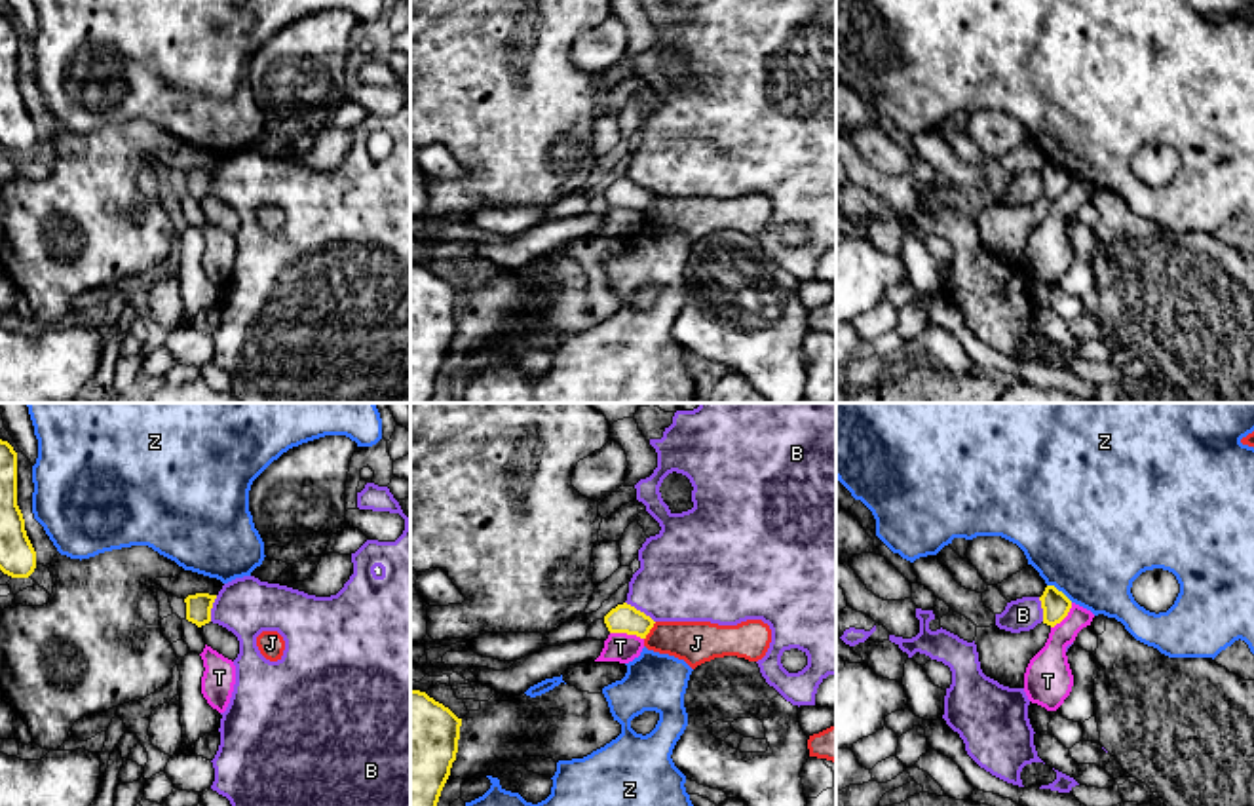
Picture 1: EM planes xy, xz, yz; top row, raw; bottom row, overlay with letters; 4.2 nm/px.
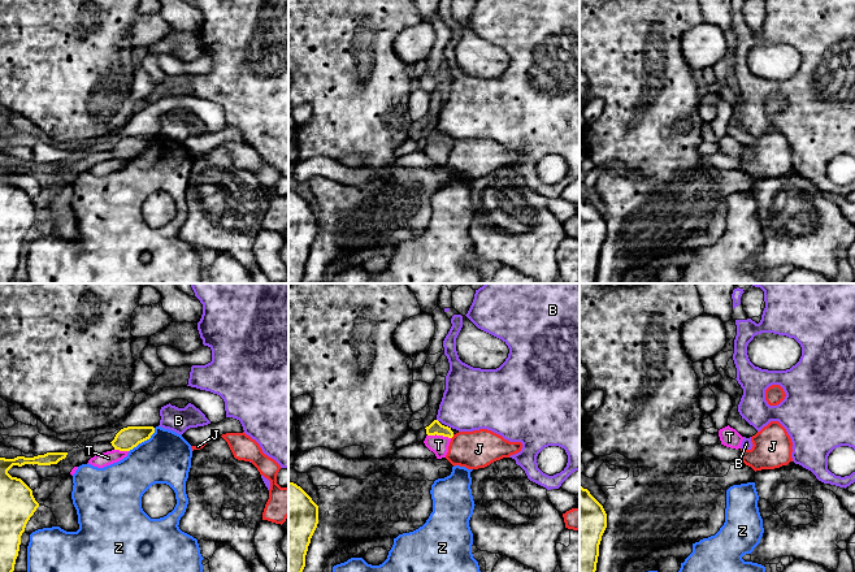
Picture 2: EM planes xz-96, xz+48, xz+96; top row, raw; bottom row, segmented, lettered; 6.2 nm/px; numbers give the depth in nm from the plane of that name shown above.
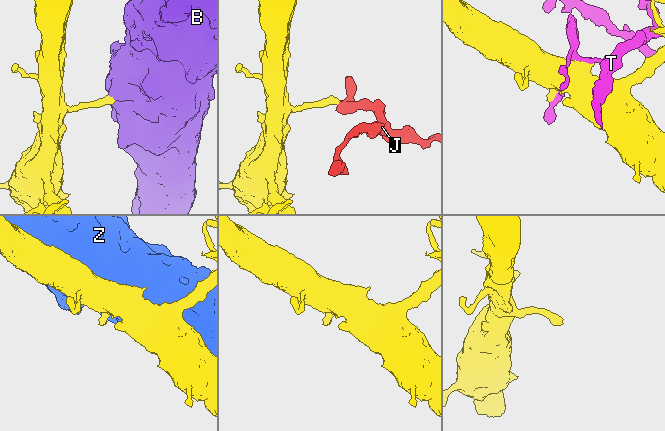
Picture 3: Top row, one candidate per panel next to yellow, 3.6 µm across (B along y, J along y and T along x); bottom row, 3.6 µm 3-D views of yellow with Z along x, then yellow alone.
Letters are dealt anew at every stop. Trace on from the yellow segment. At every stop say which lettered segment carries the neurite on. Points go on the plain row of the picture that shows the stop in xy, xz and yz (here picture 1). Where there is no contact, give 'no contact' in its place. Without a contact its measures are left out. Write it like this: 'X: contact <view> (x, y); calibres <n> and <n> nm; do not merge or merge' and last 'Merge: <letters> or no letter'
B: contact xz (639, 185); calibres 120 and 380 nm; do not merge
J: contact xz (648, 206); calibres 120 and 180 nm; do not merge
T: contact xz (627, 208); calibres 120 and 130 nm; do not merge
Z: contact yz (1061, 166); calibres 120 and 480 nm; do not merge
Merge: no letter

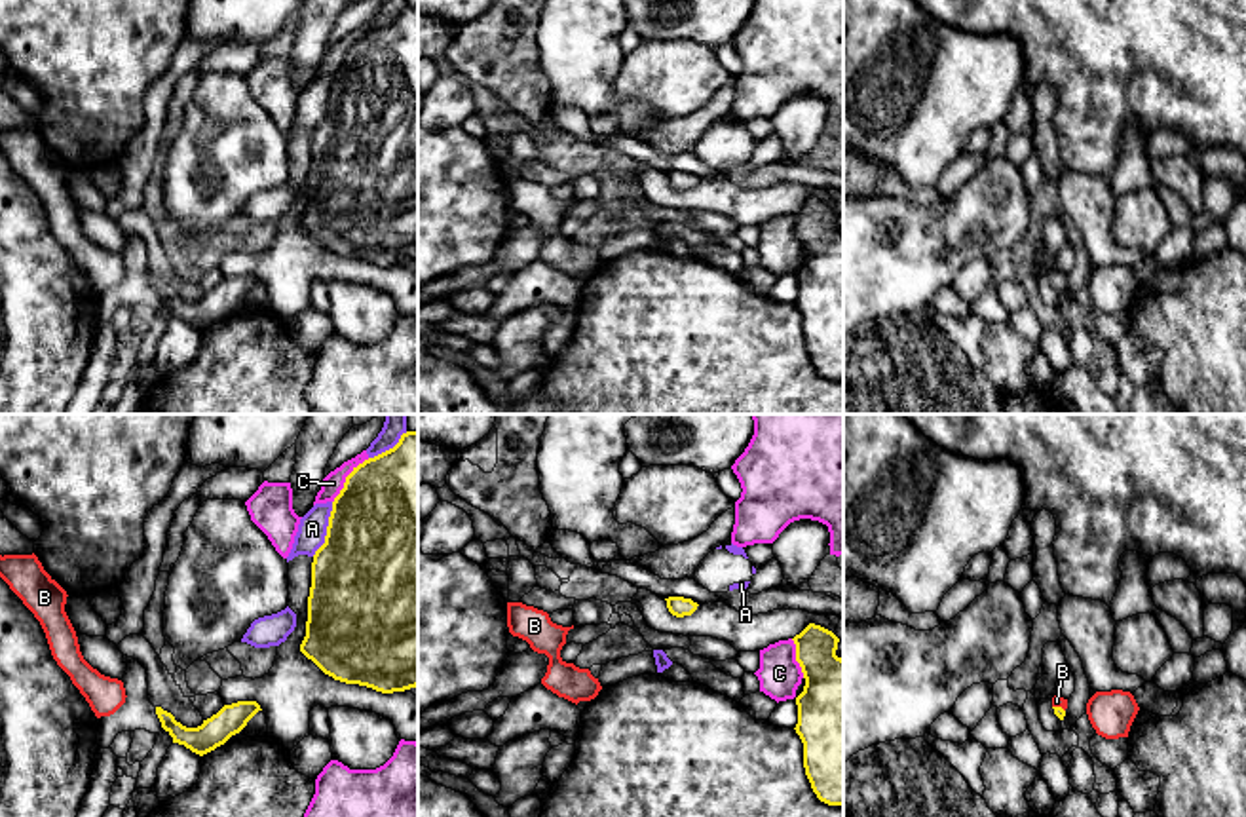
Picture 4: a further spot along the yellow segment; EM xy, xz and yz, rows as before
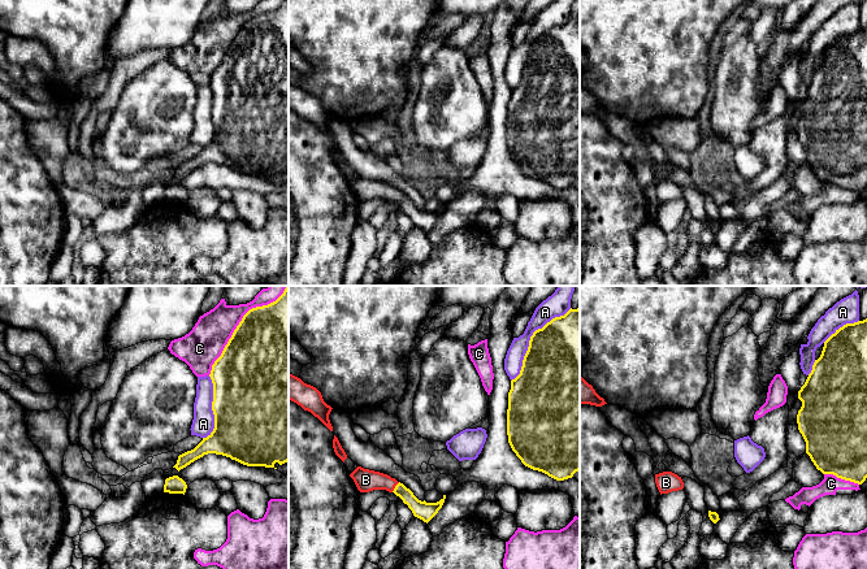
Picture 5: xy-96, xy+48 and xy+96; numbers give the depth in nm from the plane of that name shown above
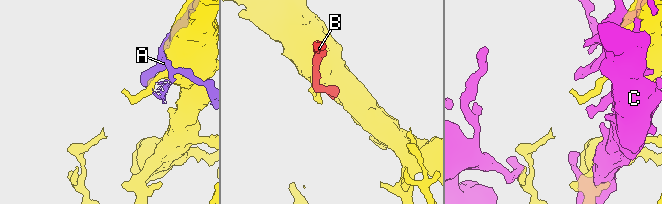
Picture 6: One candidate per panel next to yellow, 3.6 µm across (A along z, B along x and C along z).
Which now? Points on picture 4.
A: contact xy (327, 103); calibres 500 and 120 nm; do not merge
B: contact yz (1058, 282); calibres 50 and 50 nm; merge
C: contact xy (346, 54); calibres 500 and 90 nm; do not merge
Merge: B

